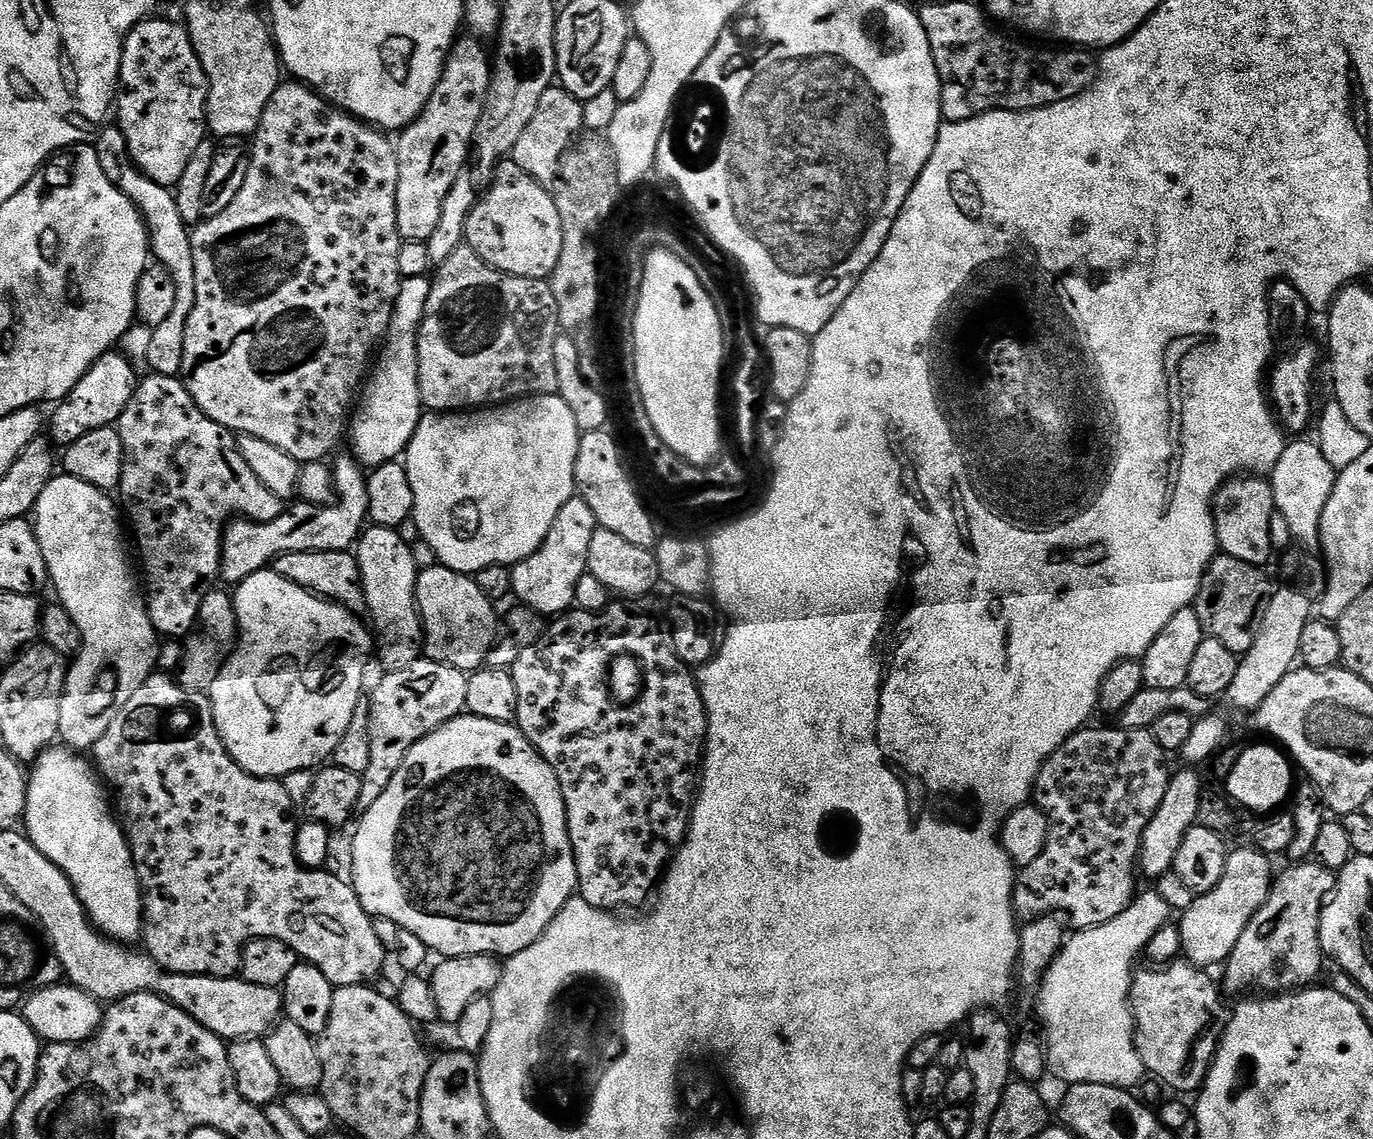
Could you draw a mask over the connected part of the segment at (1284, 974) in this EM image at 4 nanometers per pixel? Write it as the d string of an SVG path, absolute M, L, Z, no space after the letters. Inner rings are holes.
M1305 862L1303 864L1292 864L1284 873L1275 877L1270 894L1266 898L1266 902L1258 910L1258 914L1254 914L1254 918L1250 922L1250 926L1246 926L1246 930L1242 930L1242 938L1238 938L1238 946L1234 946L1234 950L1228 955L1226 963L1223 965L1224 984L1222 980L1222 988L1225 993L1228 992L1244 992L1247 988L1261 988L1264 994L1291 994L1297 990L1303 990L1313 983L1312 980L1320 972L1320 960L1322 961L1322 949L1320 946L1320 916L1324 912L1326 901L1336 891L1337 873L1317 862Z

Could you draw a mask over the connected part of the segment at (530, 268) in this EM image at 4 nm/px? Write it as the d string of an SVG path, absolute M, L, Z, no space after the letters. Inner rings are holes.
M512 159L503 160L496 167L496 176L492 179L492 185L489 186L487 192L476 201L474 210L470 214L470 218L464 227L464 239L467 247L472 248L484 261L491 267L497 268L500 272L505 272L511 276L518 278L530 278L531 280L548 280L551 277L554 266L558 266L558 256L562 254L562 218L558 218L558 206L556 205L556 197L545 185L539 184L534 178L530 178L530 174L526 174L526 170L522 170L522 166L515 164Z

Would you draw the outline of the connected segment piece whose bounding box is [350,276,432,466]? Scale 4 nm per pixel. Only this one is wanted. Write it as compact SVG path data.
M428 276L401 279L400 293L382 351L367 377L367 387L363 389L362 399L359 401L360 409L358 404L350 420L351 451L361 465L375 466L395 461L407 449L420 421L422 405L418 390L416 337L420 334L420 324L426 314L426 302L430 298L431 289L432 281Z

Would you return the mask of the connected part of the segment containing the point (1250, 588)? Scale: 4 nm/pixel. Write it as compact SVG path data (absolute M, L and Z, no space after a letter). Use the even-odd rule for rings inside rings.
M1218 554L1212 559L1194 601L1205 636L1218 638L1226 650L1237 654L1250 650L1256 637L1258 617L1274 588L1264 571L1263 567L1242 562L1242 558Z

